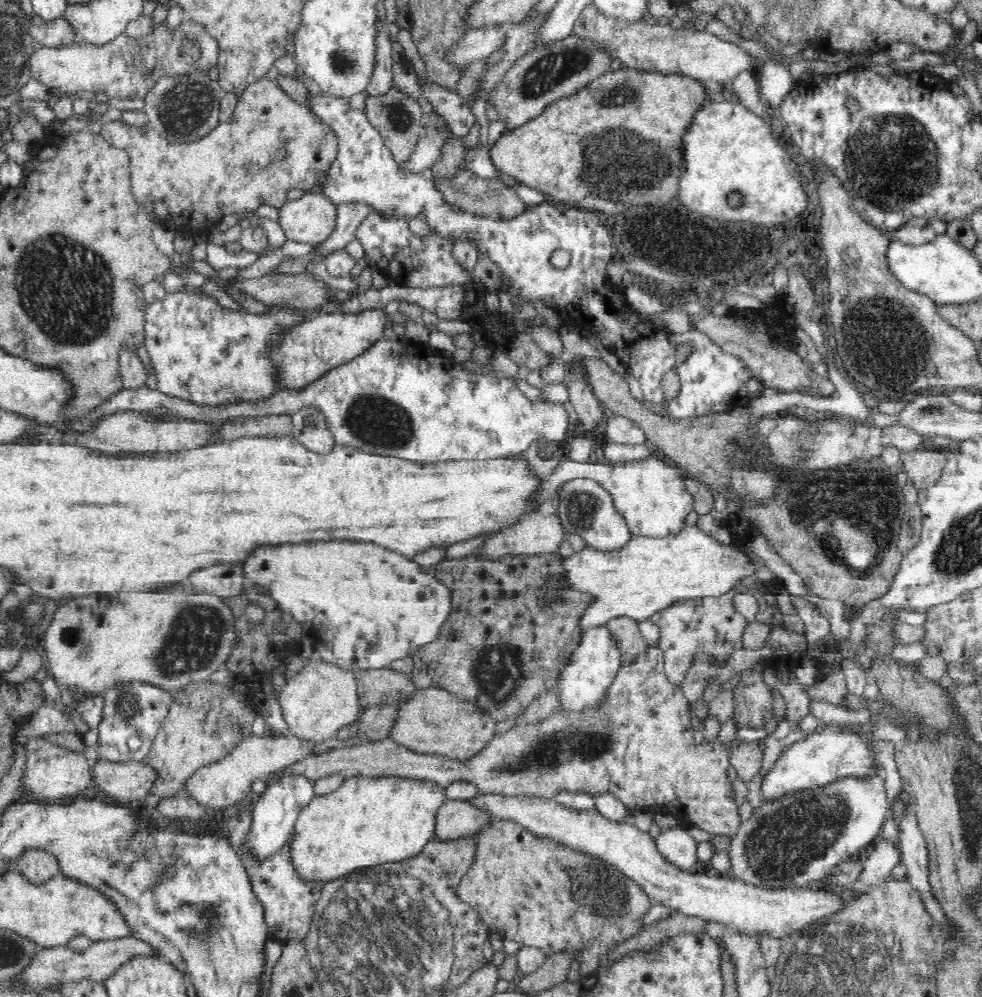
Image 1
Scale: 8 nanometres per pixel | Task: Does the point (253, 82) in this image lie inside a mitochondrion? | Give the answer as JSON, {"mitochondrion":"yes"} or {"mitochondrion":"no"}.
{"mitochondrion":"no"}

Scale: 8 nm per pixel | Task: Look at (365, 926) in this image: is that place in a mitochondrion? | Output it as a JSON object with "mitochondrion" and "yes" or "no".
{"mitochondrion":"yes"}

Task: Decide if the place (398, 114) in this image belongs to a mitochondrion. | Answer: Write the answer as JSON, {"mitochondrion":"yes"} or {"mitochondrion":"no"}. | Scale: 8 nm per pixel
{"mitochondrion":"yes"}

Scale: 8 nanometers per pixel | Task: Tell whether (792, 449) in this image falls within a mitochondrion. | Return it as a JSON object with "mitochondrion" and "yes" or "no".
{"mitochondrion":"yes"}

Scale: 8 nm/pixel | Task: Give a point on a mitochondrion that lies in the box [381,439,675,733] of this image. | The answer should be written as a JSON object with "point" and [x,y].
{"point":[500,670]}

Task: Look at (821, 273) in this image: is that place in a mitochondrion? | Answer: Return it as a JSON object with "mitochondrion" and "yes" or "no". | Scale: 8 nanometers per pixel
{"mitochondrion":"no"}

